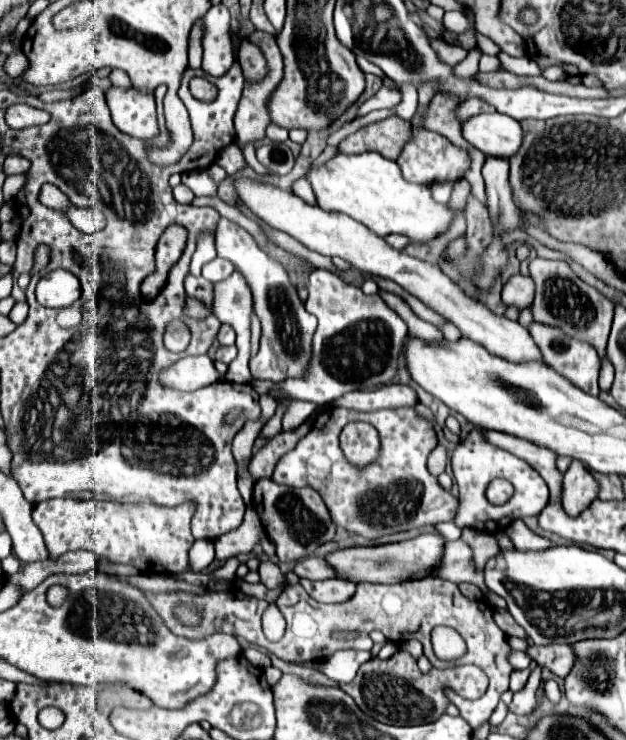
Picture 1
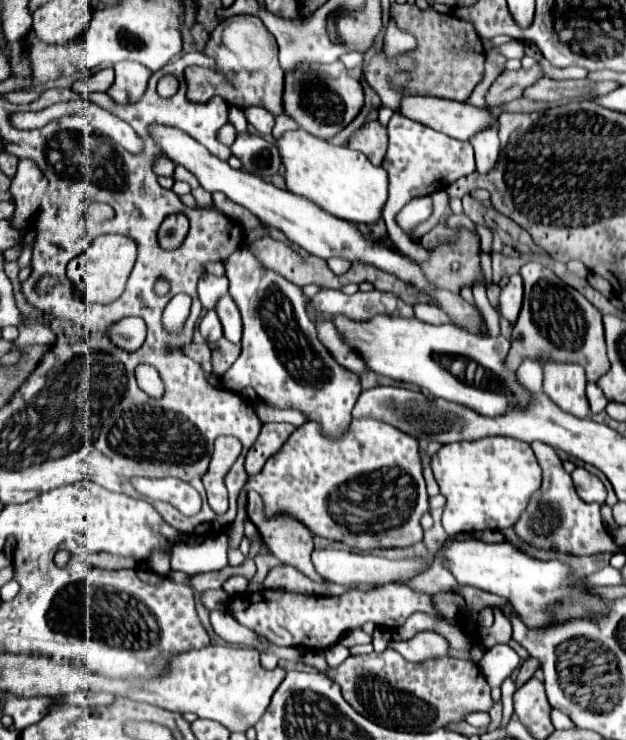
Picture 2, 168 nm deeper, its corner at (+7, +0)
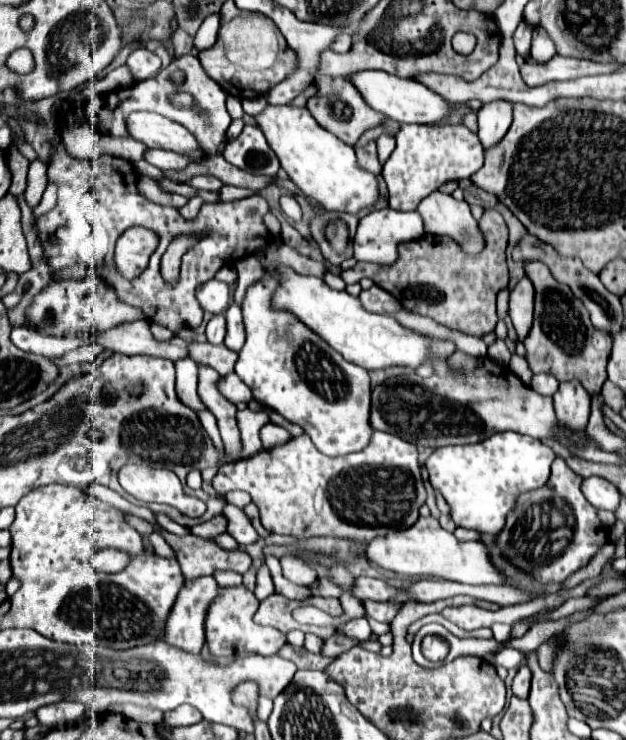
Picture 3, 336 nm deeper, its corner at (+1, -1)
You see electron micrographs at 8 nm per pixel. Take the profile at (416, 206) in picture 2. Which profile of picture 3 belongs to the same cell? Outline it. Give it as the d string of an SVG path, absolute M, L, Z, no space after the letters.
M390 208L374 210L360 218L358 232L354 236L354 258L374 264L394 264L398 260L398 244L424 236L422 218L414 212L396 212Z

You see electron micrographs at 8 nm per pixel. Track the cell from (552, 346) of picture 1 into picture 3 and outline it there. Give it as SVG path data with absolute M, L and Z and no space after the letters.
M562 382L554 394L554 412L562 426L584 430L590 418L590 394L580 382Z

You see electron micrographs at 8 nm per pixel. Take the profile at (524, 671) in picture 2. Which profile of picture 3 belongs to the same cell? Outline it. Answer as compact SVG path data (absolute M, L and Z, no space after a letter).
M520 666L512 682L512 692L518 698L528 698L528 690L530 690L530 670L526 666Z

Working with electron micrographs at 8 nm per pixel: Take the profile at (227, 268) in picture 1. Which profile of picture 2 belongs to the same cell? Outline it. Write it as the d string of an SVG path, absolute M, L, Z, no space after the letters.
M204 273L198 281L198 297L202 301L202 307L204 309L214 309L216 301L228 293L228 279L222 275L210 275L210 273Z

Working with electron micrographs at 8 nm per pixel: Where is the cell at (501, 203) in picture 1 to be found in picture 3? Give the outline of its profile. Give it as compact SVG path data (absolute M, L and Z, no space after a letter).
M488 102L478 112L478 136L484 148L504 138L512 124L512 102Z

